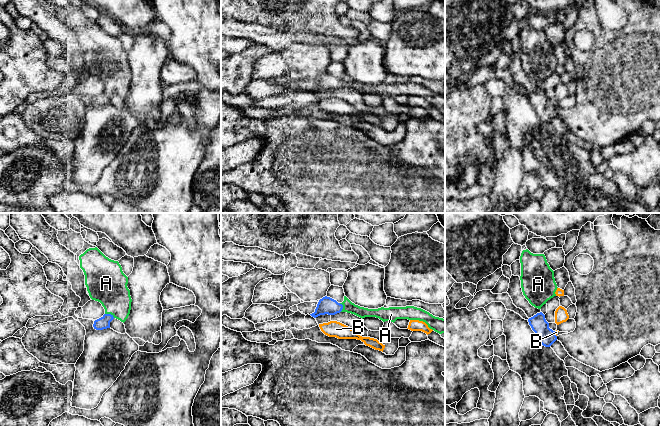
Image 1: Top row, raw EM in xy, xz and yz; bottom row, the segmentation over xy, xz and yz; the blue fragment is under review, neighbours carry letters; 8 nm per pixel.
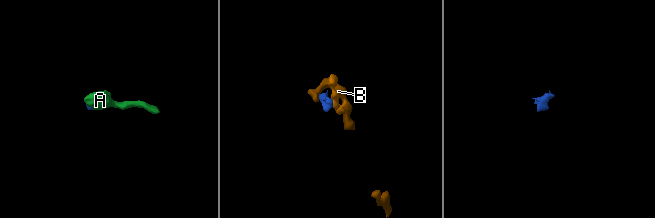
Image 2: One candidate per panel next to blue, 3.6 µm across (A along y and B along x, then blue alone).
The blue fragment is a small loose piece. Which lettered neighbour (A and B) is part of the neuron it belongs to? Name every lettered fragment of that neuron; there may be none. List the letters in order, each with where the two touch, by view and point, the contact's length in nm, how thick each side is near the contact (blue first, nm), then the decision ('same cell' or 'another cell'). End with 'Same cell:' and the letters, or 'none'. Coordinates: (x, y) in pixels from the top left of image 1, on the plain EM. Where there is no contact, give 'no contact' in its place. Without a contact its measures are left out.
A: meets blue in xy at (110, 90); contact 90 nm long; 100 nm thick on the blue side, 320 nm on the other; same cell
B: meets blue in yz at (555, 110); contact 50 nm long; 140 nm thick on the blue side, 30 nm on the other; another cell
Same cell: A

